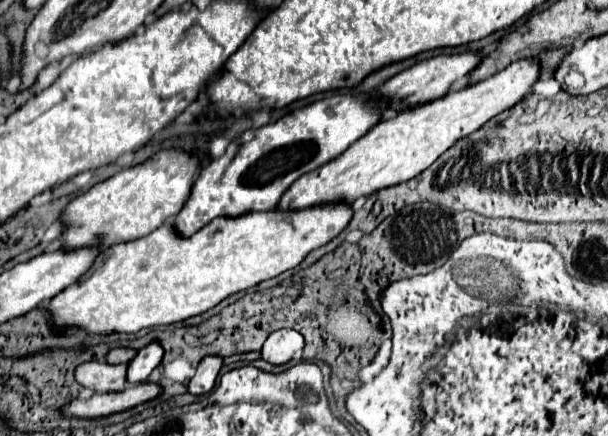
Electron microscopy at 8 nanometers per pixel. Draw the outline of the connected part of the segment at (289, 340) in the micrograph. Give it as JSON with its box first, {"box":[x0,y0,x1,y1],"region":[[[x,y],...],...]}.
{"box":[262,330,304,366],"region":[[[296,330],[272,332],[262,348],[262,358],[274,366],[290,362],[304,348],[304,338]]]}

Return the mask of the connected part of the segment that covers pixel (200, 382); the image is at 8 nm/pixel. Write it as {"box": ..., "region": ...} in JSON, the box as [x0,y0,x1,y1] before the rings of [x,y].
{"box":[188,356,222,396],"region":[[[216,356],[202,358],[202,362],[196,368],[194,378],[188,384],[188,392],[194,396],[208,394],[214,388],[214,382],[216,382],[220,368],[222,368],[222,358],[216,358]]]}

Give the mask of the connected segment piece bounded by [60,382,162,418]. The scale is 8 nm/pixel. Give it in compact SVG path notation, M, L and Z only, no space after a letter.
M142 382L138 386L130 386L122 392L94 394L88 400L70 400L62 406L60 414L68 418L104 418L116 412L132 410L148 400L154 400L162 394L162 388L152 382Z

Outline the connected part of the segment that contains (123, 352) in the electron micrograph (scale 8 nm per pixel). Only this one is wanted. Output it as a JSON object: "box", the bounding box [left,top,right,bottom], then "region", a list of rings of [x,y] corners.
{"box":[106,348,136,364],"region":[[[114,348],[114,350],[110,350],[106,360],[108,360],[108,364],[128,364],[134,360],[134,356],[136,356],[136,350],[132,350],[132,348]]]}

